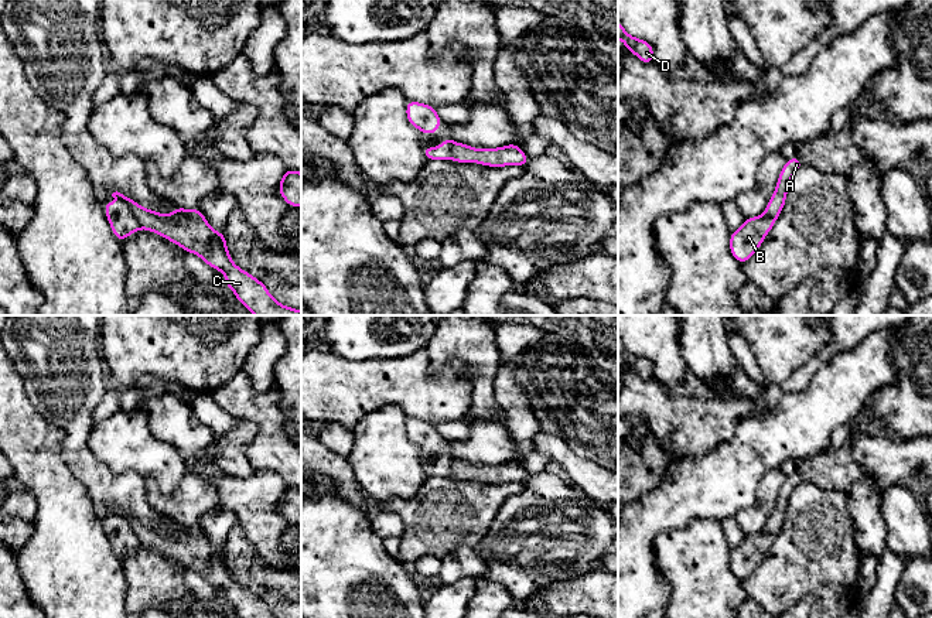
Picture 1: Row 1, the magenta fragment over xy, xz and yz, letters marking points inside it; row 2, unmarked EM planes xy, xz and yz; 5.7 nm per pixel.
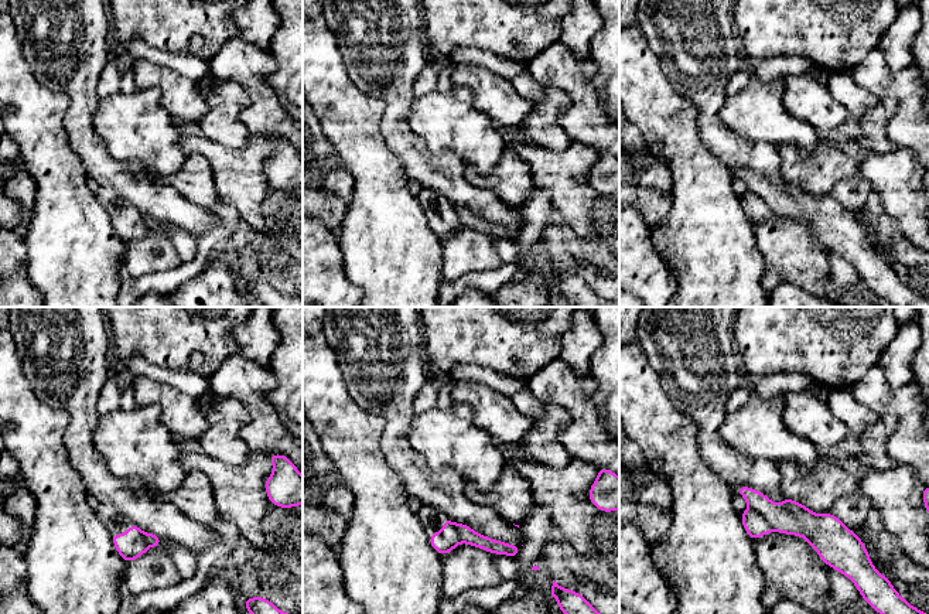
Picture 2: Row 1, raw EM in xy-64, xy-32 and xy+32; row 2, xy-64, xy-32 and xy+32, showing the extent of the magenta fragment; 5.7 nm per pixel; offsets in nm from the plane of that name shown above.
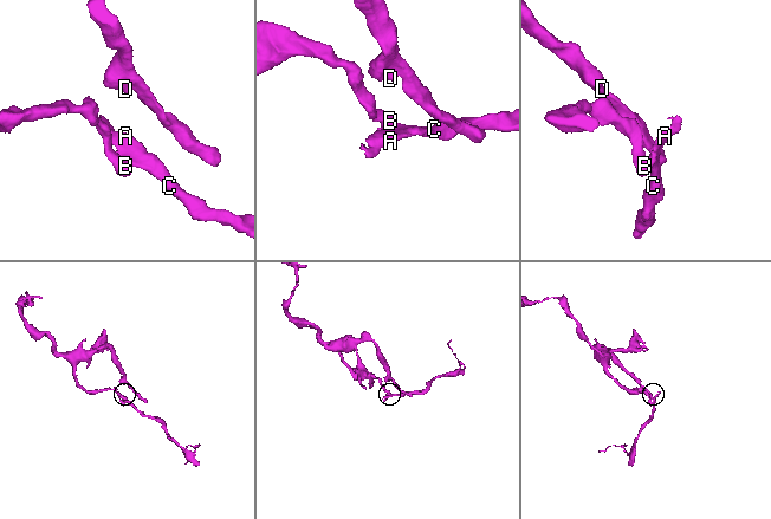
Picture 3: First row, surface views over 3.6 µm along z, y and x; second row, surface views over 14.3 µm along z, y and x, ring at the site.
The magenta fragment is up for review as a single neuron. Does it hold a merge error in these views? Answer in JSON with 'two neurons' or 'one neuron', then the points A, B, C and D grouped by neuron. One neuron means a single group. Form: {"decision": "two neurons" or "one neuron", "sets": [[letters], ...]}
{"decision": "two neurons", "sets": [["A", "C"], ["B", "D"]]}

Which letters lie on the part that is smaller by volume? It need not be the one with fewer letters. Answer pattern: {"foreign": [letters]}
{"foreign": ["A", "C"]}

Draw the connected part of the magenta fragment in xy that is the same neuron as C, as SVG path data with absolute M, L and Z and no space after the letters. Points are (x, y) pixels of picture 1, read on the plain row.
M117 508L112 513L130 523L143 546L165 554L185 569L201 574L209 584L222 588L226 604L239 618L277 618L260 597L233 580L228 569L226 552L215 547L201 526L177 523L171 530L157 530Z

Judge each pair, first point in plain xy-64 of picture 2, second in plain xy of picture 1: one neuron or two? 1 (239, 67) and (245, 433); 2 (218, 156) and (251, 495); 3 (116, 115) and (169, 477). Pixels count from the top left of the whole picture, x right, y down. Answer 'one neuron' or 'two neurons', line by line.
1: two neurons
2: one neuron
3: one neuron

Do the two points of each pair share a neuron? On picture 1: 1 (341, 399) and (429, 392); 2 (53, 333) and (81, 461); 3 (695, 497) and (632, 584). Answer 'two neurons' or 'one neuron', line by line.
1: one neuron
2: one neuron
3: one neuron

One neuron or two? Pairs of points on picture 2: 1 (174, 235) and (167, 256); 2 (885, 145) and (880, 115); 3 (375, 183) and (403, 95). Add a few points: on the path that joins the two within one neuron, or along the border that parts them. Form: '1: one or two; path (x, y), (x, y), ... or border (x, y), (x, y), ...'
1: two; border (159, 231), (166, 235), (183, 261)
2: one; path (878, 137), (878, 122)
3: two; border (382, 112), (381, 133), (406, 171)

